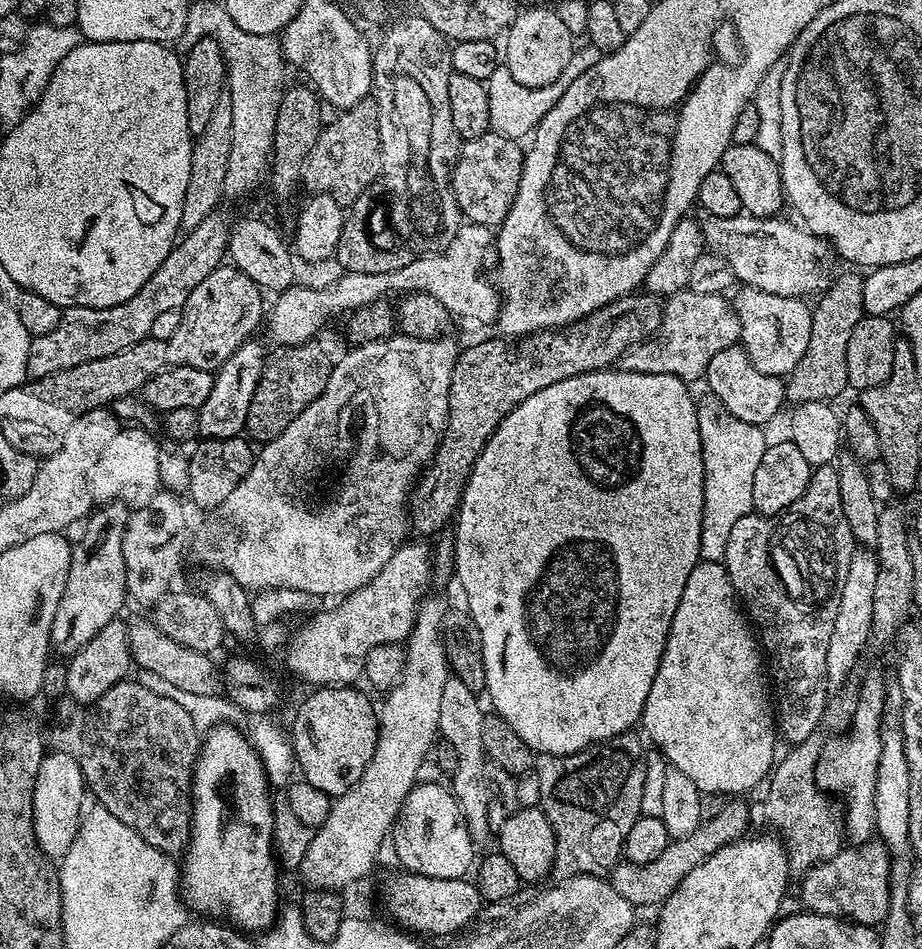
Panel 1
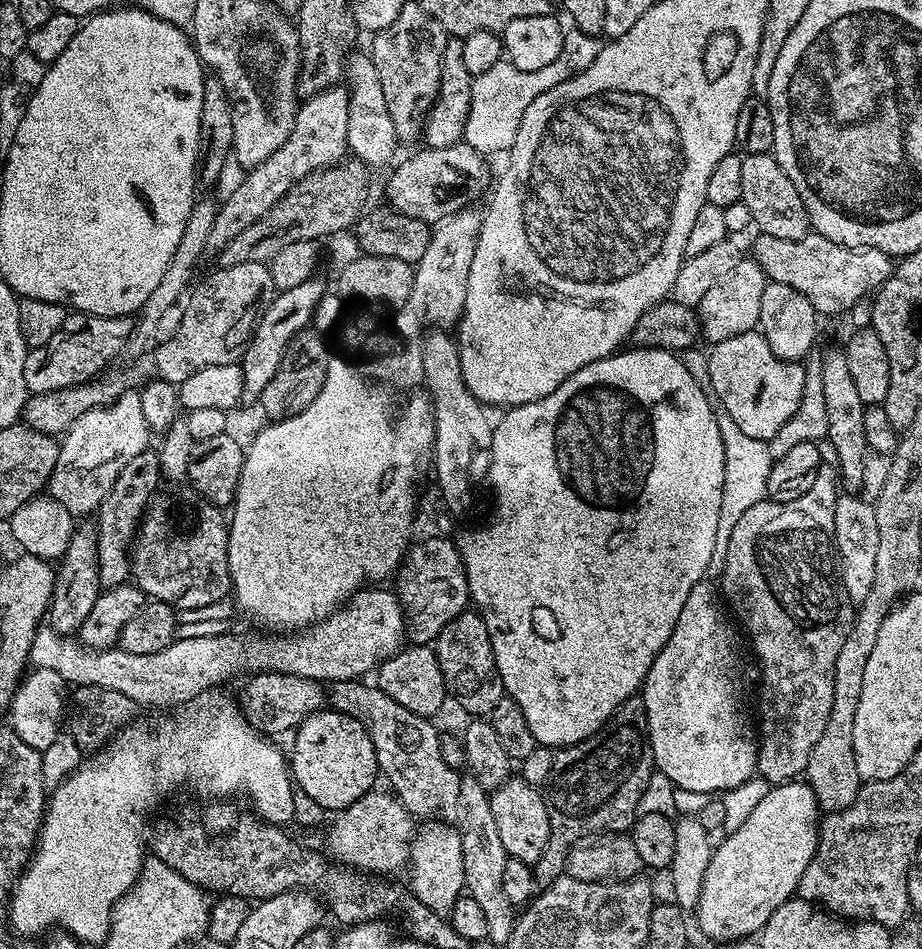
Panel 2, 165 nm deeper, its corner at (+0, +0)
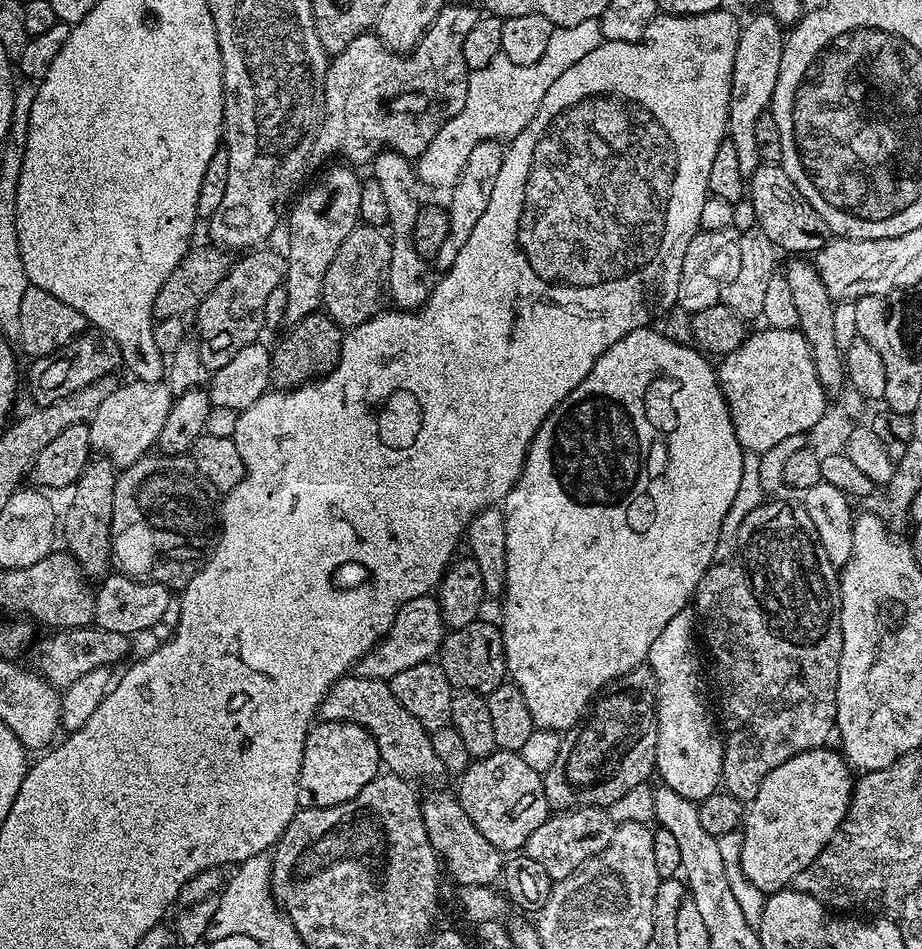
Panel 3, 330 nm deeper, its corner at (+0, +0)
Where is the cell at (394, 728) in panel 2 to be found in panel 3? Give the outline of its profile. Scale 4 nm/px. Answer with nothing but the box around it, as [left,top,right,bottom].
[420,792,505,886]

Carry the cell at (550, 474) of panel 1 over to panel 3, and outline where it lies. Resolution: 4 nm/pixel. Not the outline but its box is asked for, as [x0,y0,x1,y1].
[502,326,745,734]

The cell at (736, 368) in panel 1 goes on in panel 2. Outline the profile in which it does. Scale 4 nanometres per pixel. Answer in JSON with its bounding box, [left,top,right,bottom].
[707,330,804,440]

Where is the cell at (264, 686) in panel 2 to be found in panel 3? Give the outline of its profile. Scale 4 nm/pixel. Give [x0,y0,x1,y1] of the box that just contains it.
[318,674,444,781]

